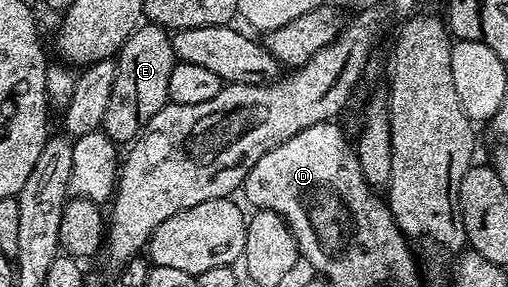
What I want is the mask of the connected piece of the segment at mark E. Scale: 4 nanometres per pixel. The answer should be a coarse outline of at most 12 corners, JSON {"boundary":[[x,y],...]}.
{"boundary":[[147,21],[117,56],[101,131],[139,138],[169,102],[168,28]]}

